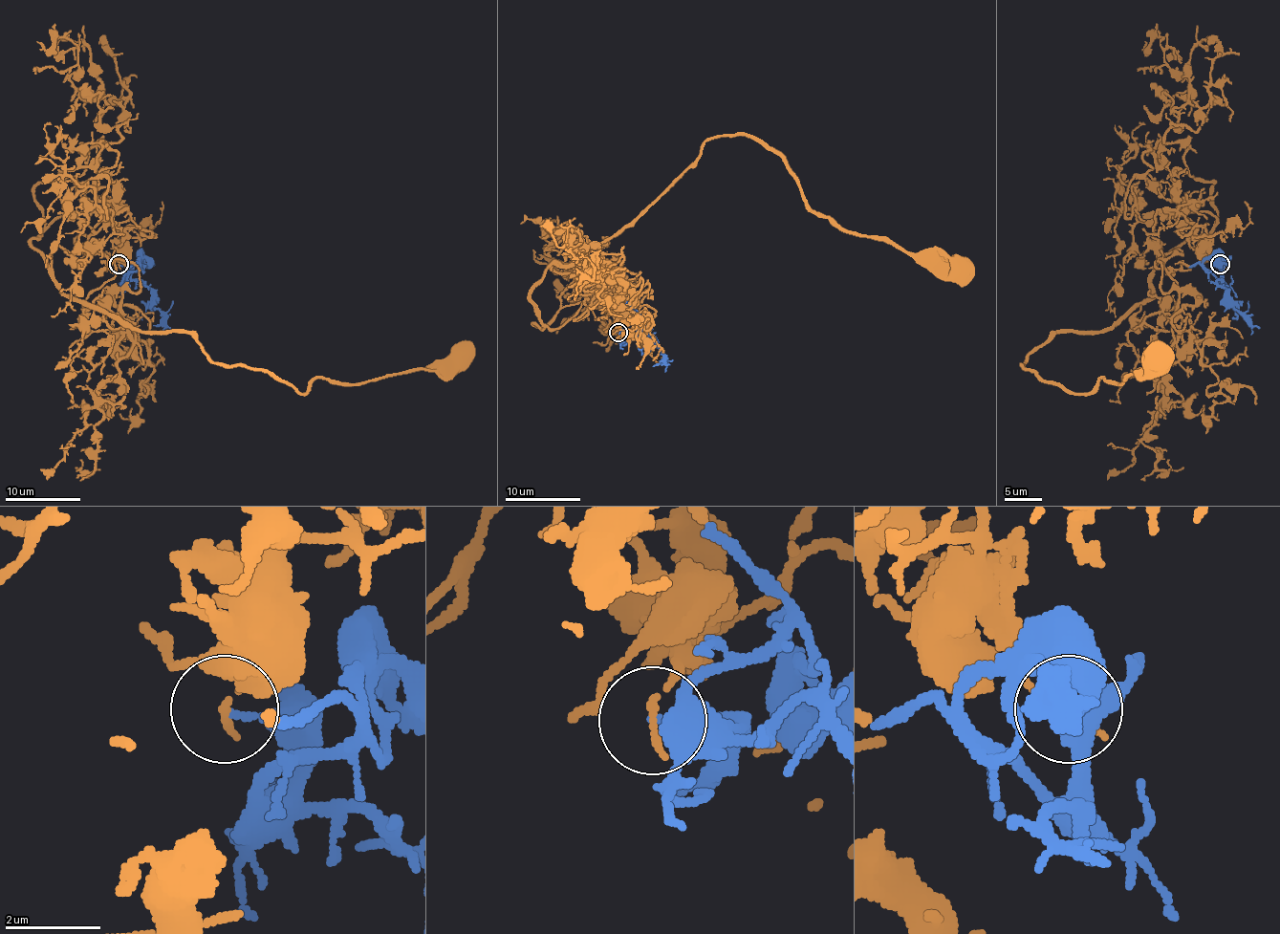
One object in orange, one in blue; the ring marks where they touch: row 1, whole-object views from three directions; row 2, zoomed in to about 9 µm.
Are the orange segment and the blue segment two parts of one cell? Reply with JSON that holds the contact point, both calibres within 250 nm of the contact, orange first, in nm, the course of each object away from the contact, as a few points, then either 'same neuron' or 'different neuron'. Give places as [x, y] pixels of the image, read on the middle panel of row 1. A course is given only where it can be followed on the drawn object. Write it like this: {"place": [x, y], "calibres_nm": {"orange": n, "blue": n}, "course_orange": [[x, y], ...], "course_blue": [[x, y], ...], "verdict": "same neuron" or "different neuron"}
{"place": [618, 333], "calibres_nm": {"orange": 170, "blue": 140}, "course_orange": [[618, 332], [626, 291], [599, 283], [556, 328], [530, 294], [712, 137], [763, 141], [815, 213], [965, 268]], "course_blue": [[618, 332], [632, 336], [642, 330], [663, 355], [661, 363]], "verdict": "same neuron"}

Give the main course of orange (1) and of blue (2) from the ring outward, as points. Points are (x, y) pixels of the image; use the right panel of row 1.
1: (1220, 264), (1170, 202), (1216, 226), (1121, 318), (1057, 332), (1022, 365), (1088, 393), (1156, 356)
2: (1220, 264), (1223, 279), (1218, 282), (1225, 290), (1228, 303), (1251, 328), (1251, 335)

